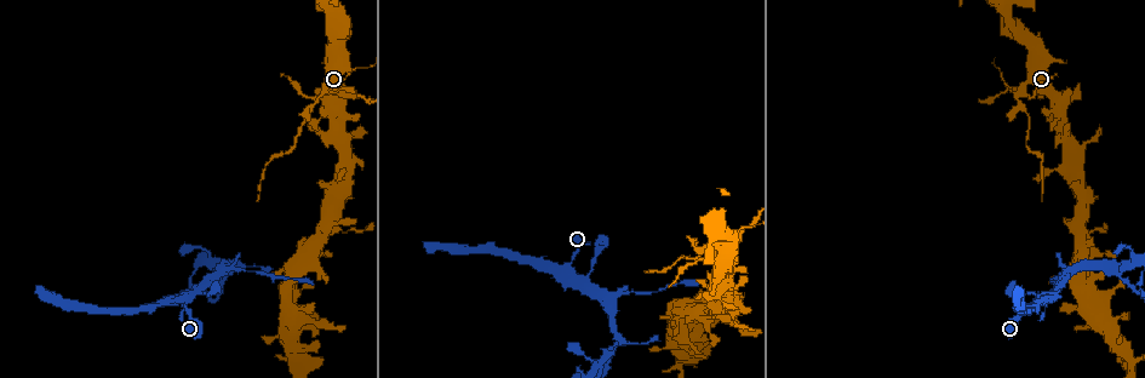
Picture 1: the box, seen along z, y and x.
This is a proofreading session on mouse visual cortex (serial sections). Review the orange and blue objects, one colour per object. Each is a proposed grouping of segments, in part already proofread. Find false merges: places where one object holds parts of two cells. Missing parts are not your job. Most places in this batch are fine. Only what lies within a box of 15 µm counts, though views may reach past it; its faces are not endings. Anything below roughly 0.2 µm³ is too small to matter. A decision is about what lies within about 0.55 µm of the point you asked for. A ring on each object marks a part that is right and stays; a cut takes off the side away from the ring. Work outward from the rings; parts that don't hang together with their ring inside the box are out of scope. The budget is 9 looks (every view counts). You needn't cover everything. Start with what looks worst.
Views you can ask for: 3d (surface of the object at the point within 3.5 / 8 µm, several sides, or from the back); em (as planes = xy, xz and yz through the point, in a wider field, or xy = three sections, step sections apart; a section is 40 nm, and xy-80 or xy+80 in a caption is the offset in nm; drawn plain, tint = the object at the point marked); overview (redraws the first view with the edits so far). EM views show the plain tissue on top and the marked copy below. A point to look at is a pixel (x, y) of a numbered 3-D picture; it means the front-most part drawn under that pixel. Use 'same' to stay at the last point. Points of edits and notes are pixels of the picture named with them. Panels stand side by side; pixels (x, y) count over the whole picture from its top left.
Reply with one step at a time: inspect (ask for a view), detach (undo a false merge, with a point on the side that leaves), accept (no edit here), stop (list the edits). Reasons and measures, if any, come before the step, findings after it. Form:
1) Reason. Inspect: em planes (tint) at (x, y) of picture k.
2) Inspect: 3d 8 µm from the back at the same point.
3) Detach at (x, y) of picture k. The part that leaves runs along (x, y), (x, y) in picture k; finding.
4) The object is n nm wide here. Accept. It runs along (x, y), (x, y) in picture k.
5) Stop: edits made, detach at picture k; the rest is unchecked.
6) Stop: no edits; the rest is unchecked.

Sudden change in width. Inspect: 3d 3.5 µm at (323, 93) of picture 1.

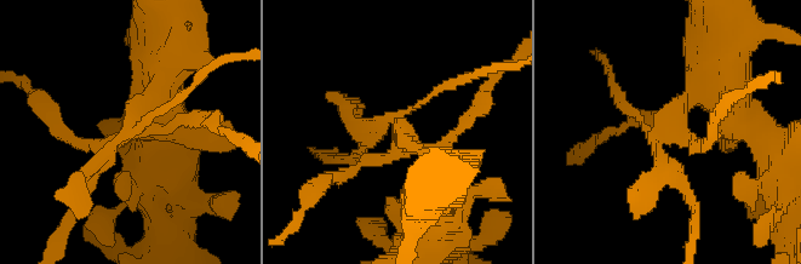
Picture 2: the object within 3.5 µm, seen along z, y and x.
Shape alone is not enough. Inspect: em planes (tint) at (648, 131) of picture 2.

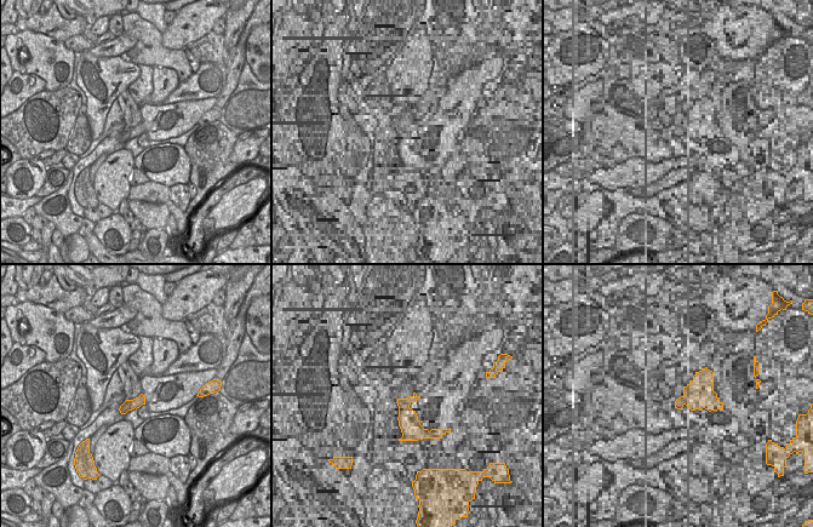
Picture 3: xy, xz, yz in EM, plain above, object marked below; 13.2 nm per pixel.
The object is 160 nm wide here. Accept. It runs along (428, 162), (395, 122), (462, 79) in picture 2; all the same cell.

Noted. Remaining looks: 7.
Sudden change in width. Inspect: 3d 8 µm at (183, 300) of picture 1.

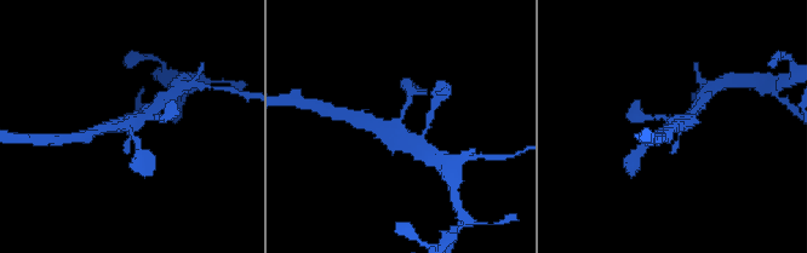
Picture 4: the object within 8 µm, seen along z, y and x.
Inspect: 3d 3.5 µm from the back at (126, 125) of picture 4.

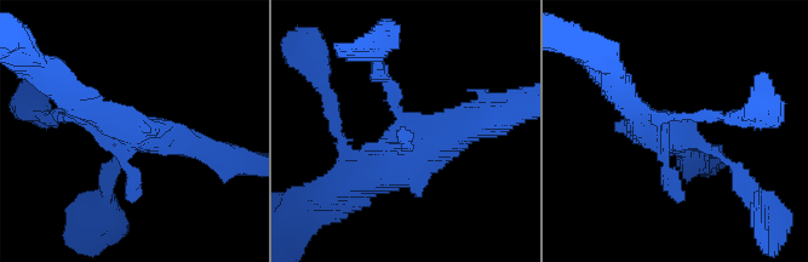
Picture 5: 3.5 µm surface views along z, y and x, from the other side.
Inspect: em planes (tint) at (134, 138) of picture 5.

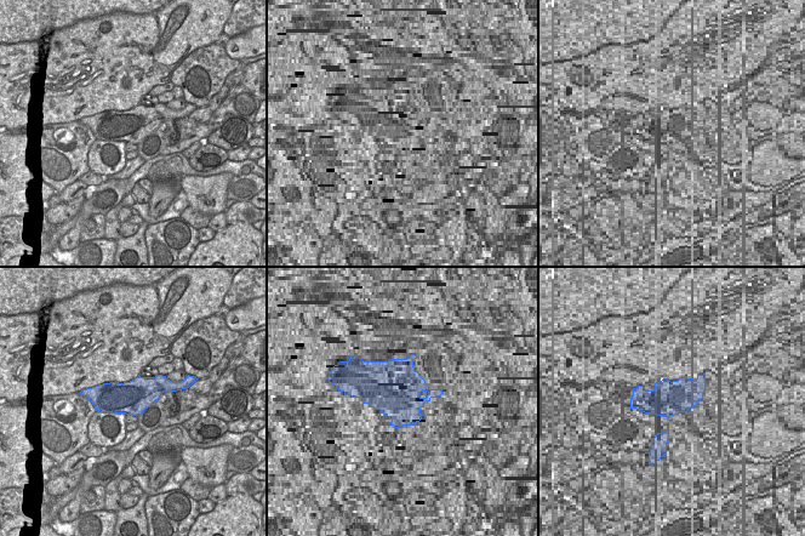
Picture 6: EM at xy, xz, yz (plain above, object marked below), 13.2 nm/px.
Accept. It runs along (733, 167), (628, 104) in picture 5; continuous, no second cell.

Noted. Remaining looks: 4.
Three arms meet. Inspect: 3d 3.5 µm at (1114, 272) of picture 1.

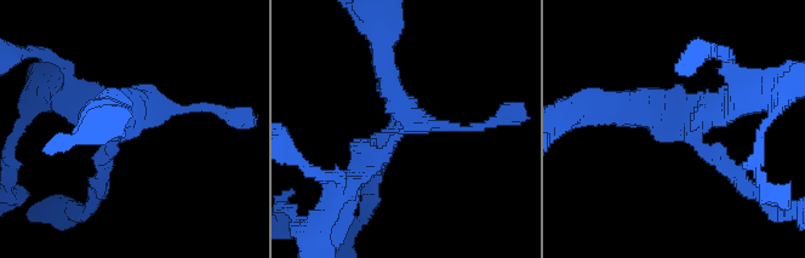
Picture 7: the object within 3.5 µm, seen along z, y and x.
Shape alone is not enough. Inspect: em xy step 3 (tint) at (684, 124) of picture 7.

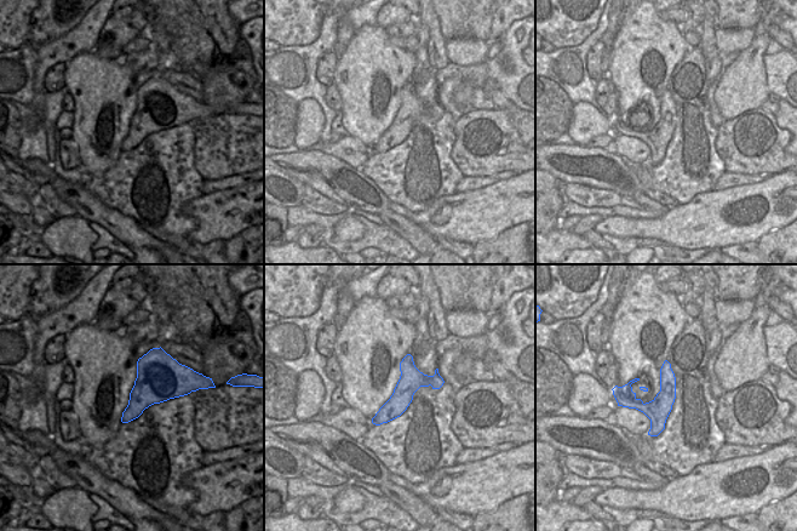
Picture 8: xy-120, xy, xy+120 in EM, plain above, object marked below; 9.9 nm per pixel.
Cut it another way. Inspect: em xy step 2 (tint) at the same point.

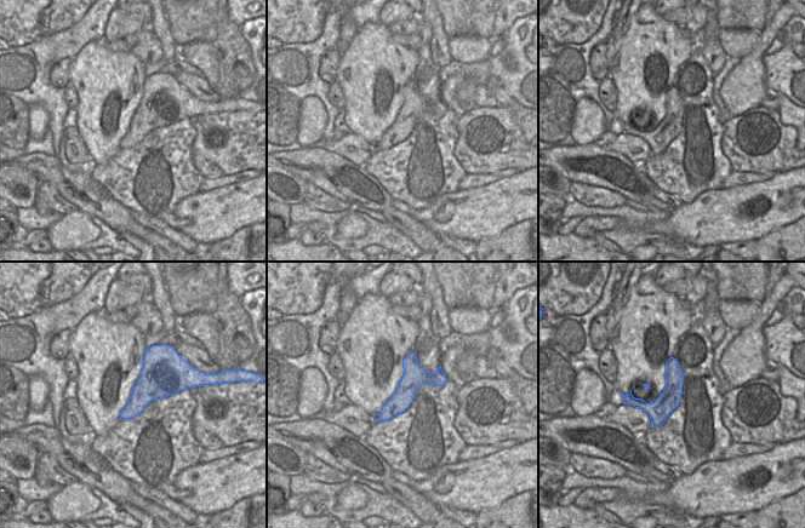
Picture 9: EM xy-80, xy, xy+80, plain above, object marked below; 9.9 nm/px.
Accept. All the same cell.

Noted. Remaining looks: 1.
Stop: no edits; the rest is unchecked.

